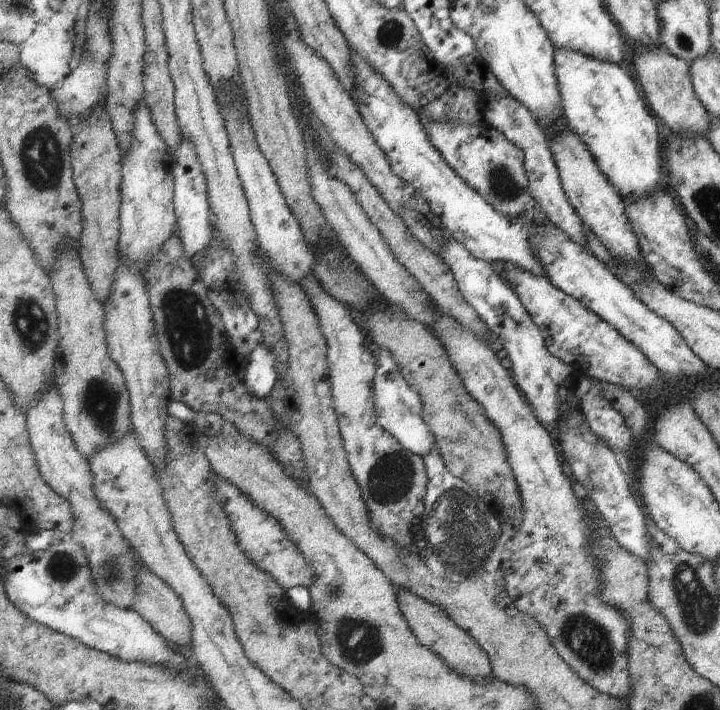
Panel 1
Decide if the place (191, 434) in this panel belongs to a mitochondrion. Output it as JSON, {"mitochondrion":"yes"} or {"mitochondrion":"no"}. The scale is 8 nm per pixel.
{"mitochondrion":"no"}

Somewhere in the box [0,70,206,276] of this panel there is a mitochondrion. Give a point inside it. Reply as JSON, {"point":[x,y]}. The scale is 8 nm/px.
{"point":[42,160]}

